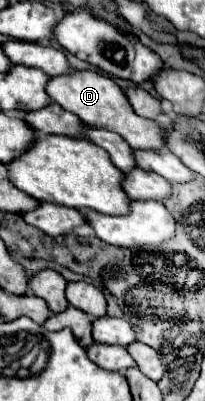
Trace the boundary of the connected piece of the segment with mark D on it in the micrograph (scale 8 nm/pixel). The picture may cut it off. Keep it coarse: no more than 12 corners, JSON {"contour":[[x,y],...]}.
{"contour":[[96,71],[50,77],[52,103],[132,149],[164,147],[158,123]]}

